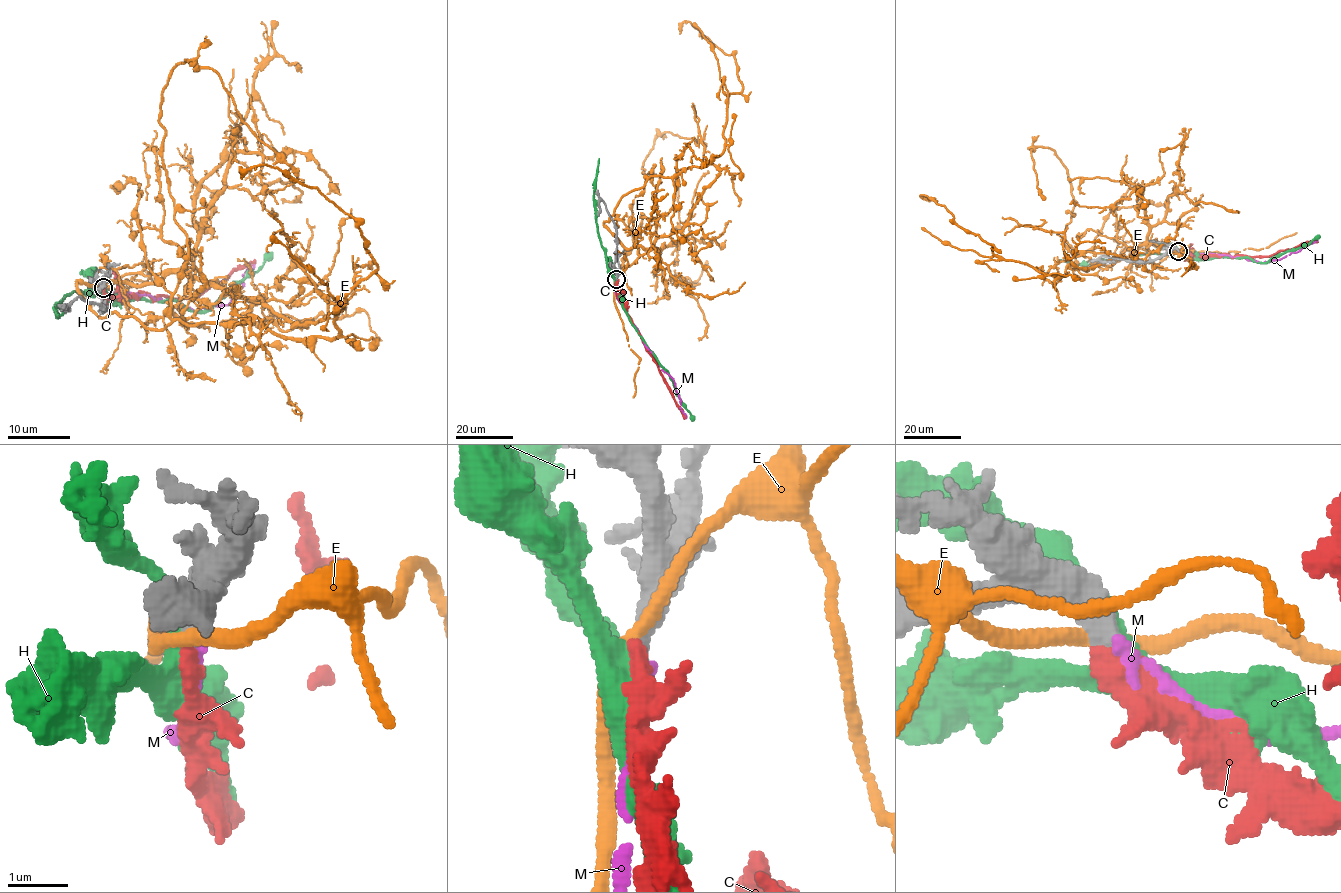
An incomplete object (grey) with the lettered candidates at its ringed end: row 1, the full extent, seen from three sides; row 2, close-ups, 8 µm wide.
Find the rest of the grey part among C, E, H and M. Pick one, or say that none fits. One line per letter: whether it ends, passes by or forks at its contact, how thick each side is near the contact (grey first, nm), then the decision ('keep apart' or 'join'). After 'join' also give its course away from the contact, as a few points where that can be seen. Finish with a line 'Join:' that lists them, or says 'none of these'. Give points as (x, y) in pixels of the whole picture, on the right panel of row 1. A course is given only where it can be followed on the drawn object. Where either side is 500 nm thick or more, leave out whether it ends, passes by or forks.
C: it ends | 380/400 nm | join | via (1178, 252), (1186, 257), (1197, 258), (1220, 254), (1267, 257), (1312, 240), (1318, 241)
E: it passes by | 440/200 nm | keep apart
H: it forks | 400/300 nm | keep apart
M: it ends | 360/180 nm | keep apart
Join: C

